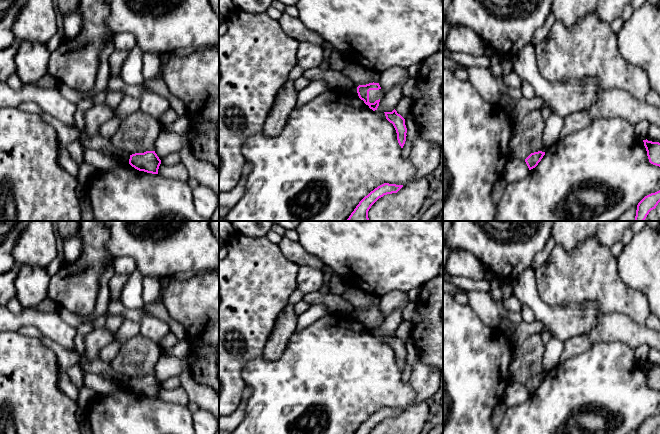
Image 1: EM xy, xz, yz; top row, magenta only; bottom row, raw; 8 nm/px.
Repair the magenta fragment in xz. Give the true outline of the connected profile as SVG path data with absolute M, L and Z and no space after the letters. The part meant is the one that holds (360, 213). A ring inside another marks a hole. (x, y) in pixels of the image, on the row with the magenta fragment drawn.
M384 183L378 186L359 202L347 221L369 221L368 211L371 206L379 198L387 194L397 193L402 187L403 185L389 183Z

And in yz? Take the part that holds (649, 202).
M660 190L645 196L637 205L634 221L644 221L649 212L660 202Z

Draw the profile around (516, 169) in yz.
M510 156L509 161L505 167L503 177L507 183L519 181L527 176L529 168L525 162L515 156Z

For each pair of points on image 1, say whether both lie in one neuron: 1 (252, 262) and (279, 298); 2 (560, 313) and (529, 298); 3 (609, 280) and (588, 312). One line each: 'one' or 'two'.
1: one
2: one
3: two

